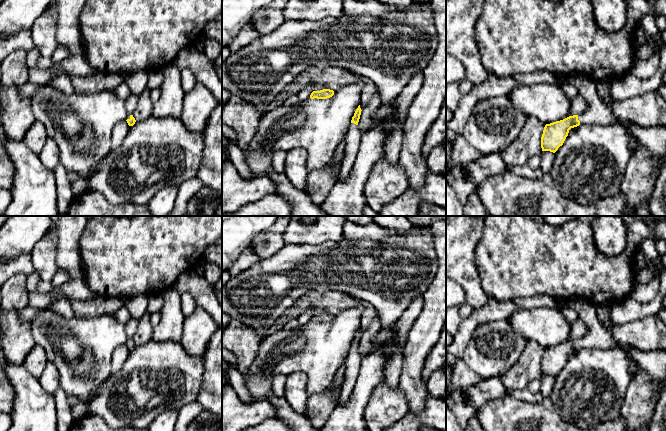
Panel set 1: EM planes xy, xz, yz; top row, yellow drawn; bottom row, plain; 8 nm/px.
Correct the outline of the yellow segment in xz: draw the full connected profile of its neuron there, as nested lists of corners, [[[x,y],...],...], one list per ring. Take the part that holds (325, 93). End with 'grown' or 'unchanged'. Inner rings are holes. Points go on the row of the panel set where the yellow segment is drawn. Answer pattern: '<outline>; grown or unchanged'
[[[323,89],[320,91],[313,91],[310,95],[311,99],[317,98],[317,99],[327,99],[334,95],[334,91],[330,89]]]; unchanged

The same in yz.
[[[574,74],[567,77],[567,81],[574,85],[578,94],[582,96],[586,103],[587,109],[581,115],[569,116],[563,120],[546,124],[541,137],[542,151],[550,151],[555,153],[560,146],[563,145],[571,128],[579,125],[613,125],[621,124],[629,129],[639,142],[639,146],[632,152],[628,161],[627,168],[624,171],[624,177],[620,182],[620,192],[625,199],[625,212],[627,214],[638,214],[639,207],[642,203],[649,200],[653,194],[657,177],[655,175],[656,165],[660,159],[666,154],[666,127],[652,126],[641,127],[638,125],[623,123],[614,116],[609,107],[601,100],[596,90],[596,82],[585,74]]]; grown

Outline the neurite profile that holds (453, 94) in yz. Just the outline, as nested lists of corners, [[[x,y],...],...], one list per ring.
[[[458,83],[449,84],[446,87],[446,108],[452,112],[457,108],[462,97]]]

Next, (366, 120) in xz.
[[[377,90],[371,100],[368,102],[368,104],[361,111],[358,128],[362,134],[366,132],[374,123],[374,115],[380,105],[381,100],[379,92]]]

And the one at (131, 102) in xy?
[[[131,95],[127,99],[125,99],[125,107],[127,115],[133,115],[138,103],[138,95]]]

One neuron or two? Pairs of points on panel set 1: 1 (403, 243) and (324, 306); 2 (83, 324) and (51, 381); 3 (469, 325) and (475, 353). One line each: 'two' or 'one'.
1: two
2: two
3: two

